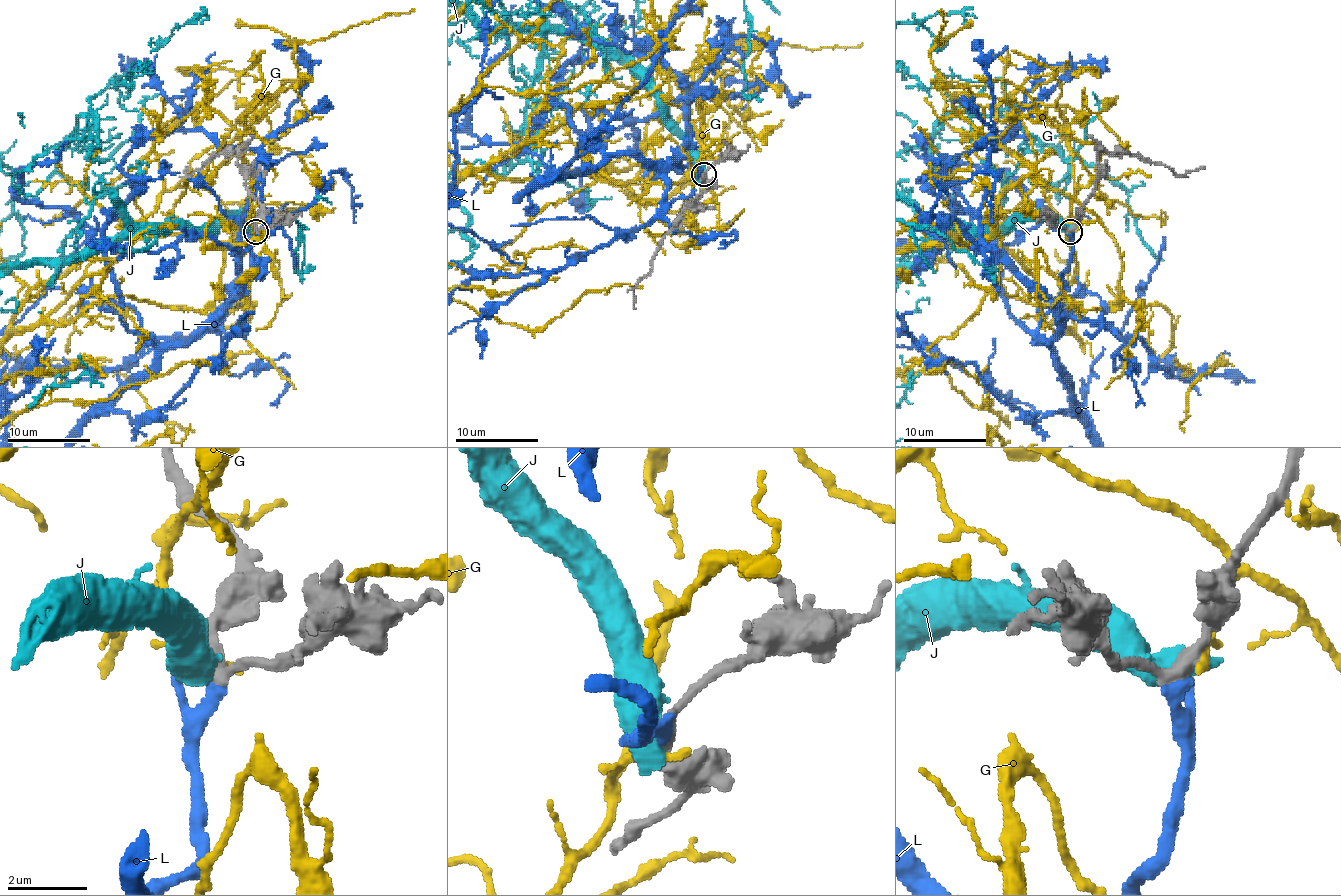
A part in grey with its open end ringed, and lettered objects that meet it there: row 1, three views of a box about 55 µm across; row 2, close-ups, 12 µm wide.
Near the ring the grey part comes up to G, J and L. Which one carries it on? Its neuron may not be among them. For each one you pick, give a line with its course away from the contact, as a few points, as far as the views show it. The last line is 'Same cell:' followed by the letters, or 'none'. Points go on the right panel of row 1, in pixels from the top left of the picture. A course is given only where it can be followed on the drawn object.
Same cell: L

